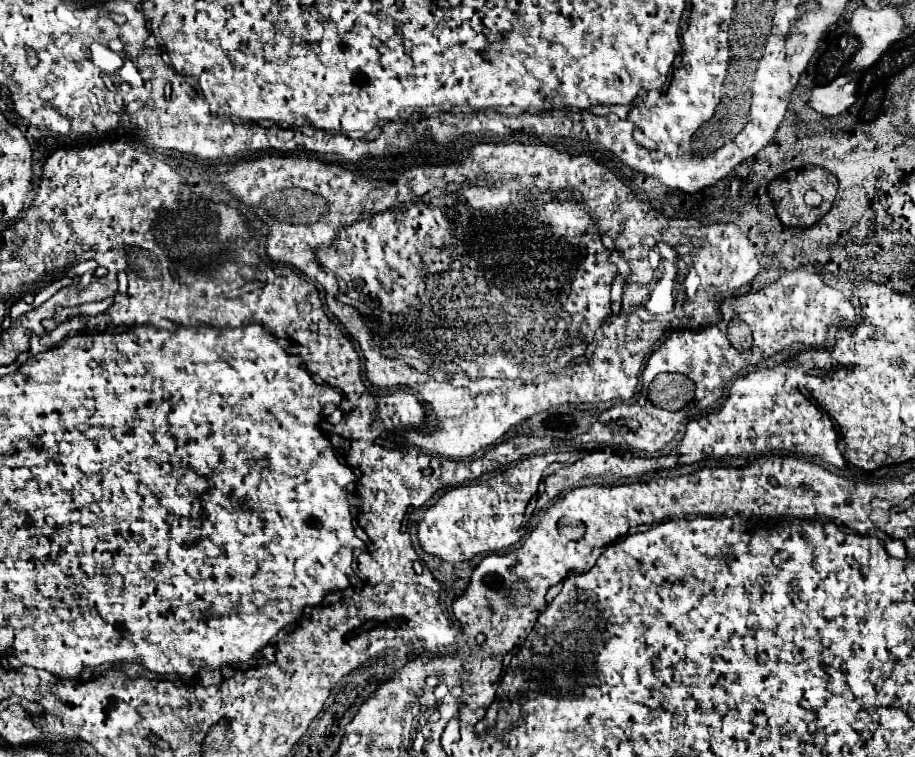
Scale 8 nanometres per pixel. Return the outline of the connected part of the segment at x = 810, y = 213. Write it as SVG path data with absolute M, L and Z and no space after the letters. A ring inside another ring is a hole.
M806 165L802 169L790 169L784 175L776 177L770 185L768 185L768 195L776 207L776 215L780 217L780 221L784 225L792 225L792 227L810 227L814 223L818 223L832 207L832 201L836 197L836 189L838 189L838 179L822 169L822 167L814 167L814 165ZM808 189L814 189L822 195L822 203L818 207L808 207L804 203L804 193Z

